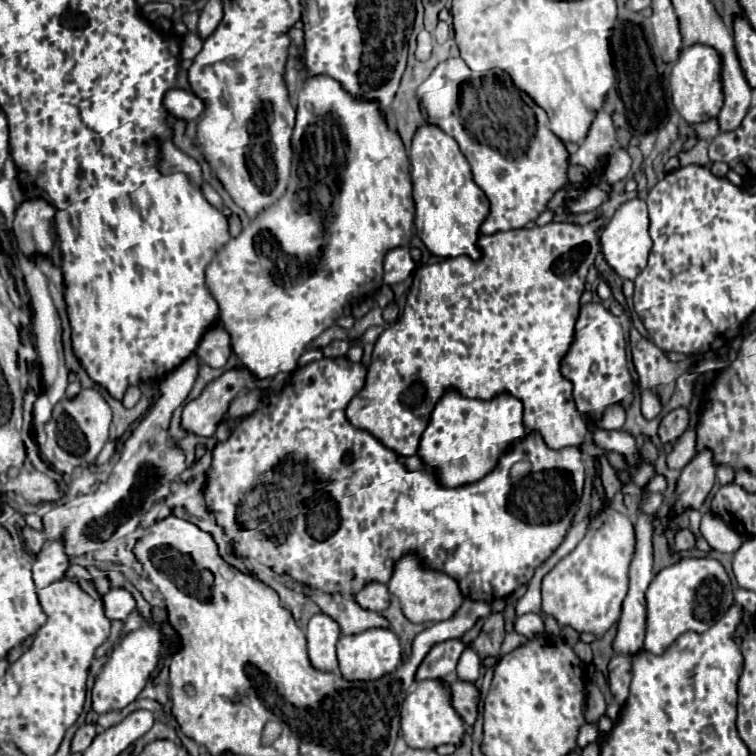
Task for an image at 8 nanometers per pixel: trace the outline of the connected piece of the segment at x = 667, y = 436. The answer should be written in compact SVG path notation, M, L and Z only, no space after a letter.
M686 408L672 410L662 418L658 436L662 442L676 442L682 436L682 432L686 430L686 426L688 426L688 410Z

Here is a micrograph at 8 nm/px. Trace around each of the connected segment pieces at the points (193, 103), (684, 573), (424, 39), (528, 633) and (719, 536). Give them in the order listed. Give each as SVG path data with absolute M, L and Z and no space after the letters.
M172 88L164 94L164 108L174 118L196 120L204 110L204 102L192 92L186 92L182 88Z
M682 558L662 568L646 592L646 640L644 650L662 654L680 634L694 630L706 632L734 604L734 588L724 566L714 558Z
M422 30L418 34L418 46L416 46L416 60L428 60L430 58L430 50L432 50L432 36Z
M524 614L514 620L514 630L532 640L532 636L544 632L544 620L538 614Z
M704 512L700 522L700 534L706 538L706 542L718 550L718 552L736 552L742 544L742 538L738 532L728 528L720 516L714 512Z

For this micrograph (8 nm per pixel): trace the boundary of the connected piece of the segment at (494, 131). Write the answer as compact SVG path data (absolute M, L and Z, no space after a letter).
M450 58L430 76L444 76L444 84L452 82L456 86L456 92L444 98L446 112L426 116L426 120L438 124L458 142L472 166L474 182L490 202L490 212L480 226L480 234L516 230L534 222L546 210L548 200L568 182L566 170L570 154L564 142L550 132L544 110L526 92L516 88L506 74L472 72L464 60Z

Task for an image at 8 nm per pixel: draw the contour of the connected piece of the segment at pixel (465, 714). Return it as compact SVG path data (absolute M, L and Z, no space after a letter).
M448 678L448 690L452 692L452 706L460 712L460 718L466 726L472 726L476 720L476 696L478 688L470 682Z

